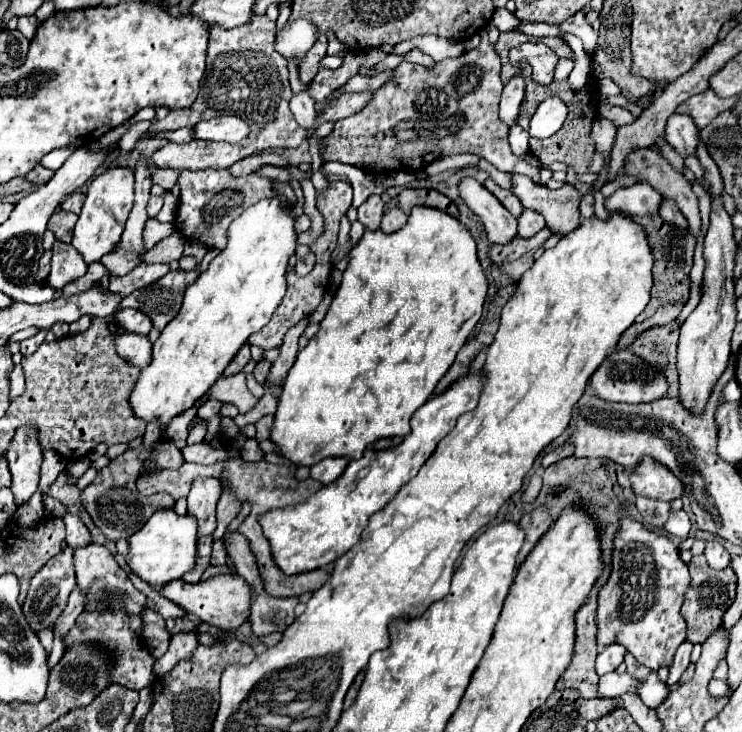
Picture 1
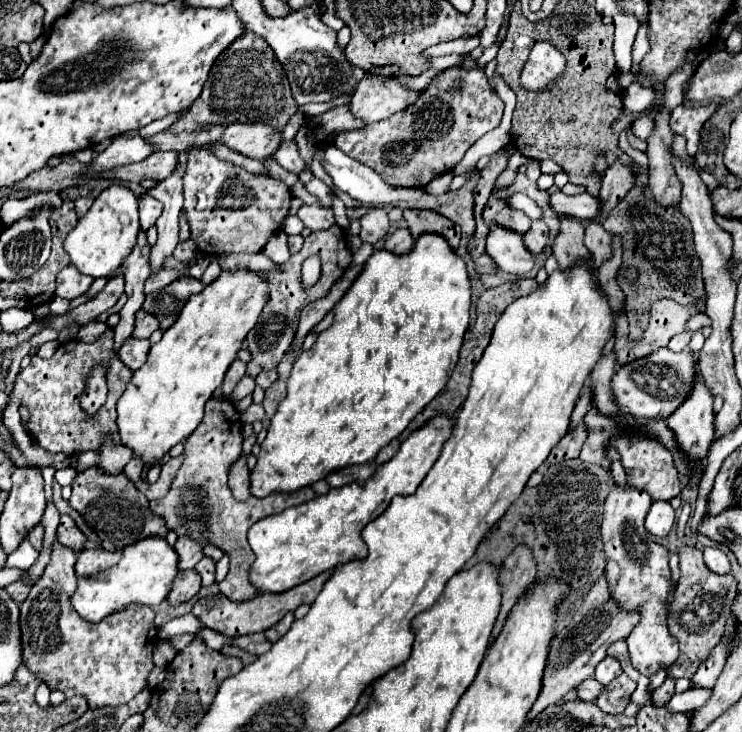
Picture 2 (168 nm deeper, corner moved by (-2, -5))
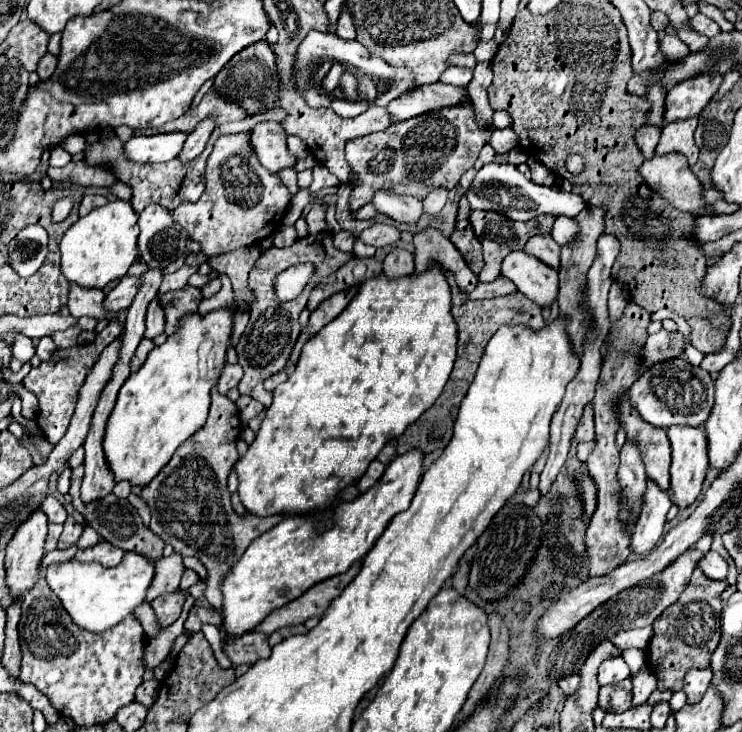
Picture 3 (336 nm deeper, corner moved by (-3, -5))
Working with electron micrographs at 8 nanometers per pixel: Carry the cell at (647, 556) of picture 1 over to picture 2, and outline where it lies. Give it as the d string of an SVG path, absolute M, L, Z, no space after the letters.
M613 485L605 501L605 517L601 525L603 545L607 555L607 579L609 591L615 601L623 601L629 609L643 605L643 619L627 637L629 655L633 667L645 677L651 677L659 669L671 667L677 661L679 645L667 633L667 605L665 599L671 591L671 571L669 571L669 551L653 541L643 541L643 517L651 507L653 499L649 493L633 489L629 485Z

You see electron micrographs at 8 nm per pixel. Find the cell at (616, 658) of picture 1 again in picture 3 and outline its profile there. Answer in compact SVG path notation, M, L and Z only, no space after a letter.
M622 657L606 659L598 669L598 683L600 685L618 683L618 681L622 681L626 677L630 677L630 669L628 669L628 665L626 665L626 661Z

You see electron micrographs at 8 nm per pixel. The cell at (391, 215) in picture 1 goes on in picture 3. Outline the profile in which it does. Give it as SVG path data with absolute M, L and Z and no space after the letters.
M392 249L384 259L386 277L404 277L414 273L414 255L406 249Z

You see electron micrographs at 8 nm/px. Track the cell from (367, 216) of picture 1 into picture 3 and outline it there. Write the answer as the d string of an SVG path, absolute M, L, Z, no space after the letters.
M374 223L368 229L364 229L360 233L360 241L374 245L374 247L388 247L392 245L396 239L400 237L400 231L394 225L386 225L386 223Z

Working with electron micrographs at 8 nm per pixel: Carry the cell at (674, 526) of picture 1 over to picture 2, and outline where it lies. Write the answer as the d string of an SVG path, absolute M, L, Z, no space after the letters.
M653 501L647 517L645 517L645 529L655 537L665 537L675 521L675 511L669 505L669 501Z

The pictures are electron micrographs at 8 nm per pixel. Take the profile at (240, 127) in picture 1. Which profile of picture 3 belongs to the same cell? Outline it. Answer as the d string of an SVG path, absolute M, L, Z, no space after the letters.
M262 121L250 131L252 151L258 161L270 171L278 173L284 167L294 167L296 159L288 155L286 149L286 131L276 121Z

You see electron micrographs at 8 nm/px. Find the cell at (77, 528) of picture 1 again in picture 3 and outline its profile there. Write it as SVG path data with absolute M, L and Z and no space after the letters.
M68 517L68 519L64 521L64 531L62 531L62 535L60 535L58 549L68 549L68 547L76 545L78 539L80 539L80 535L82 535L82 527L80 527L72 517Z

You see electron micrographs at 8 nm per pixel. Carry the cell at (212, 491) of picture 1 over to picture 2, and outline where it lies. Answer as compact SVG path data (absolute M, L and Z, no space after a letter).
M189 537L177 539L175 551L179 553L179 569L181 571L193 569L203 557L203 549L199 549L199 545L195 545L195 541L191 541Z

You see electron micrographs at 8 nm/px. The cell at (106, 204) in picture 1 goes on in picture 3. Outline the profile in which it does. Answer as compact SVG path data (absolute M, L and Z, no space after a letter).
M116 199L106 203L104 207L92 209L86 217L80 217L62 237L60 253L62 253L62 273L68 281L74 281L82 287L98 287L102 289L110 281L124 277L126 271L134 263L138 255L138 213L132 209L128 201Z

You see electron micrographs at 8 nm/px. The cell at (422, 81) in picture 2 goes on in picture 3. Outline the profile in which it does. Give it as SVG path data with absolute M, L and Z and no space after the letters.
M446 67L446 71L440 75L442 83L452 83L452 85L460 85L466 87L472 79L472 69L468 67Z

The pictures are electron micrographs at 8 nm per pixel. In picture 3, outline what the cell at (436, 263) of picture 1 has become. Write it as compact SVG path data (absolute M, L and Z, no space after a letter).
M432 265L432 269L426 269L424 273L412 273L406 277L388 279L384 273L380 273L372 279L364 281L358 287L356 297L352 297L352 301L348 303L348 309L344 309L344 313L340 313L340 317L336 317L336 321L330 321L330 325L326 325L320 333L316 333L302 347L296 369L290 373L286 383L282 383L274 389L274 401L266 411L266 417L262 421L260 431L256 433L254 443L248 447L246 455L242 455L236 461L234 469L236 469L238 481L240 481L238 493L240 493L240 499L246 507L246 511L250 511L258 517L268 517L268 515L276 515L276 513L308 515L308 513L314 513L316 509L328 509L330 505L334 505L336 493L342 487L360 479L366 473L370 461L376 459L380 449L392 437L400 437L404 433L404 429L408 429L408 425L412 425L412 421L416 421L426 409L430 409L434 405L436 397L440 397L440 393L452 373L454 359L456 359L456 321L452 317L452 293L450 293L450 285L444 275L444 269L440 269L440 265Z

